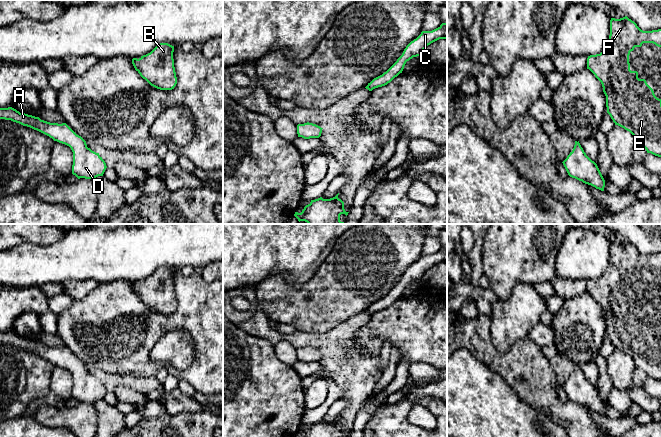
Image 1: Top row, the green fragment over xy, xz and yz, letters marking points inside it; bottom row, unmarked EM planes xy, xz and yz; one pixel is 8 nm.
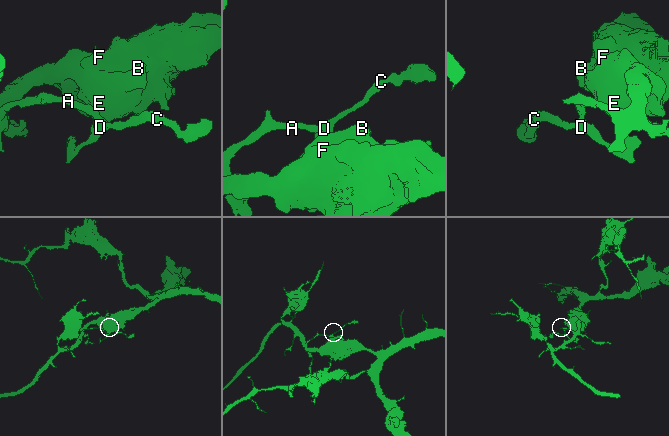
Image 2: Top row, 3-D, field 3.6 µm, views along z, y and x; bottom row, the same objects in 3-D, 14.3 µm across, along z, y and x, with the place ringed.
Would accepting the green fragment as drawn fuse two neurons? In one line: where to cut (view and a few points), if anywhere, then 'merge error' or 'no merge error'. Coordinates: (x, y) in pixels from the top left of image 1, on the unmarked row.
cut none; no merge error

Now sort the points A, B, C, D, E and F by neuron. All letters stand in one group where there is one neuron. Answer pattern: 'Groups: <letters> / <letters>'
Groups: A B C D E F

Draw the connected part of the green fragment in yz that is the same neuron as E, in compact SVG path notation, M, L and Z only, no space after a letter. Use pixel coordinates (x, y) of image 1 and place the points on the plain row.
M627 240L611 242L609 266L600 278L588 280L587 293L601 306L606 320L607 337L615 349L629 355L636 368L642 369L647 377L661 381L661 323L655 320L645 303L638 302L637 295L630 294L630 276L643 267L661 271L661 253L643 255Z

